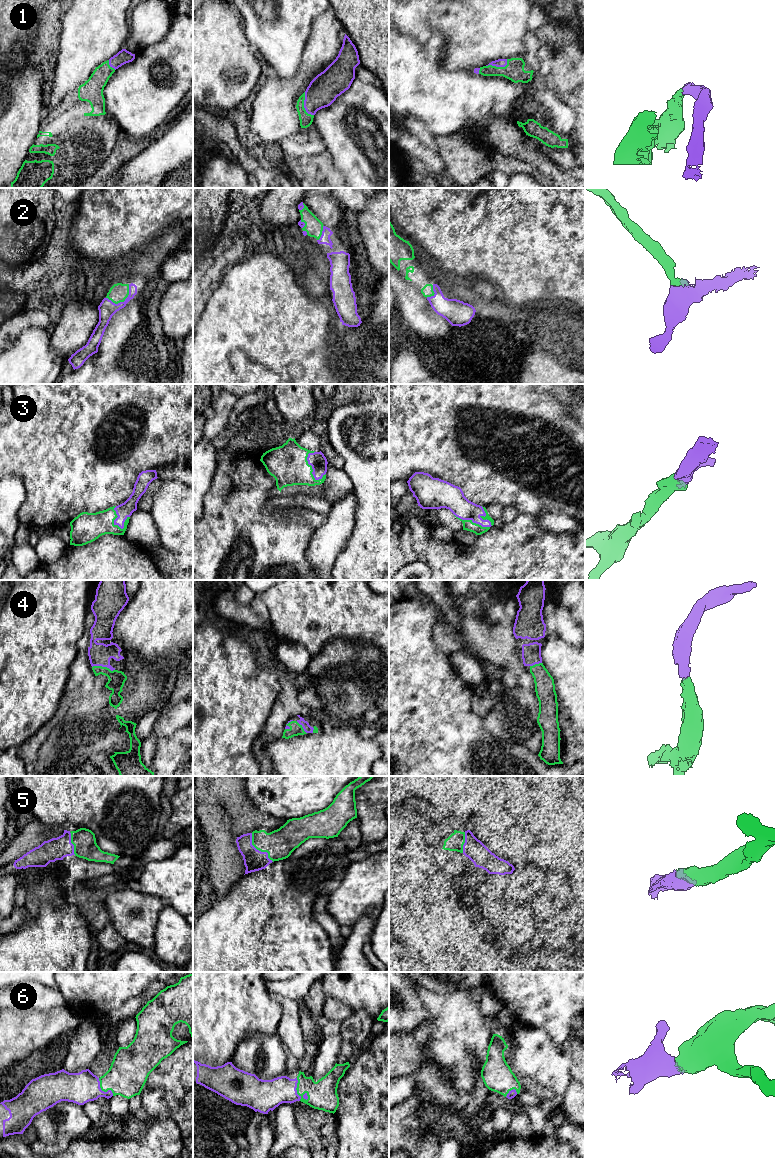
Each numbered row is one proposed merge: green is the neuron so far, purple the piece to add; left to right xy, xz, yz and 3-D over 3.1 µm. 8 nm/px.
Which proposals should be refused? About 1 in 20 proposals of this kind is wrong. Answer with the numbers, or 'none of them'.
none of them

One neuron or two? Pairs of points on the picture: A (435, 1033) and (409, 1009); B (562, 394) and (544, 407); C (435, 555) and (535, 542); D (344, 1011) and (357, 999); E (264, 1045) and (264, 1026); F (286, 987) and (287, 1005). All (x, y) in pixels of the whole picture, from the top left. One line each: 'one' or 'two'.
A: two
B: two
C: one
D: two
E: two
F: two

